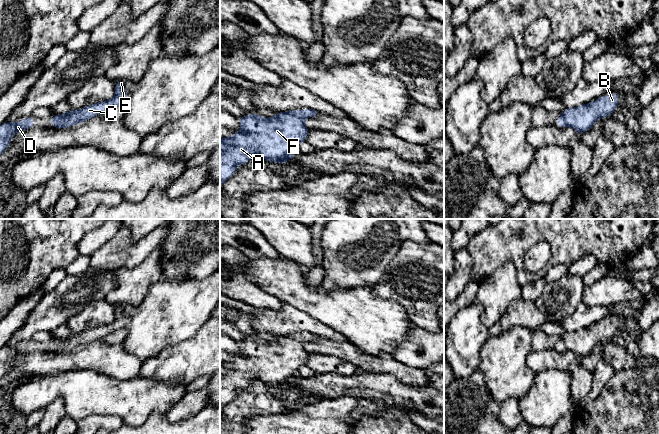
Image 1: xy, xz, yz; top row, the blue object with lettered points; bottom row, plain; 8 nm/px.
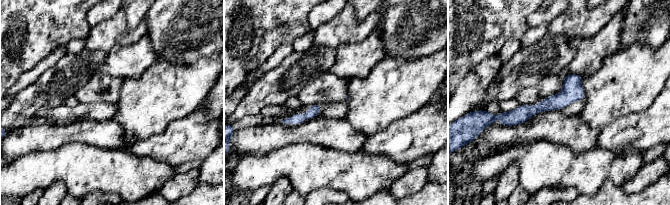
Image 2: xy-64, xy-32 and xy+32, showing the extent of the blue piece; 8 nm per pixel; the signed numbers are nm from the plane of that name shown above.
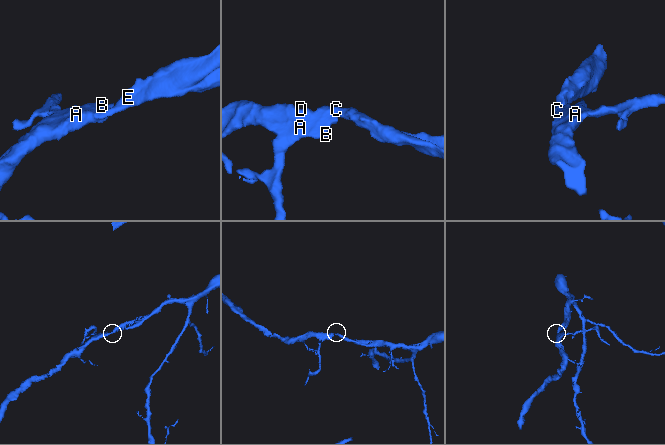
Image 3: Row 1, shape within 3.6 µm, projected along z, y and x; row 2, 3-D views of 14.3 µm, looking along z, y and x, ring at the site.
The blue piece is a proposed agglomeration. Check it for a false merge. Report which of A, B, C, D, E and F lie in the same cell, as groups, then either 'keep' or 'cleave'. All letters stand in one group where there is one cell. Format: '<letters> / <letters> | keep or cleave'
A B C D E F | keep

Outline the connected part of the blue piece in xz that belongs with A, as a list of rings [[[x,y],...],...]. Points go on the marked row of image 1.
[[[293,109],[268,119],[257,113],[238,117],[240,132],[220,138],[220,188],[235,174],[237,165],[247,164],[253,155],[267,162],[288,163],[310,131],[304,120],[317,113]]]

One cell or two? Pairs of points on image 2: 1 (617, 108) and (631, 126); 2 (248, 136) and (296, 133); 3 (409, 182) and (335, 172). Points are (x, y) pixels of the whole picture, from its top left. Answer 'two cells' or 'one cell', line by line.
1: two cells
2: one cell
3: two cells

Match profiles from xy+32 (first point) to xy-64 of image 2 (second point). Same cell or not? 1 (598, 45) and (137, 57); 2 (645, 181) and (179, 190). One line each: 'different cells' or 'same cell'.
1: same cell
2: same cell

